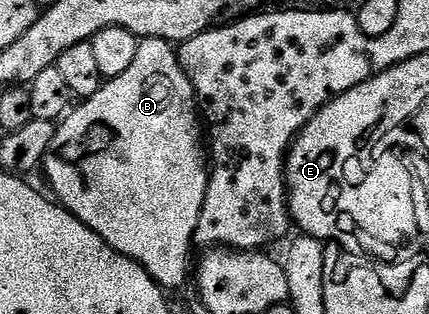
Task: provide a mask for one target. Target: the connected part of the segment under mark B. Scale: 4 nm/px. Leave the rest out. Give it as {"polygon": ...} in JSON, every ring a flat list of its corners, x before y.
{"polygon":[[142,40,138,43,136,60,132,60,128,72,120,72,120,76,103,81,102,86,90,98,81,104,75,105,61,119,60,125,55,129,54,139,50,150,44,159,44,171,50,186,54,189,53,197,61,205,65,206,71,214,75,214,79,220,92,232,96,232,116,252,130,258,136,264,140,264,152,276,152,280,162,287,163,291,178,290,186,282,186,277,192,274,192,258,190,262,190,250,194,246,194,233,200,224,200,212,204,208,206,189,210,183,210,171,208,169,208,154,204,149,204,126,200,121,200,107,195,99,193,84,186,78,182,71,178,52,173,41,155,42]]}

